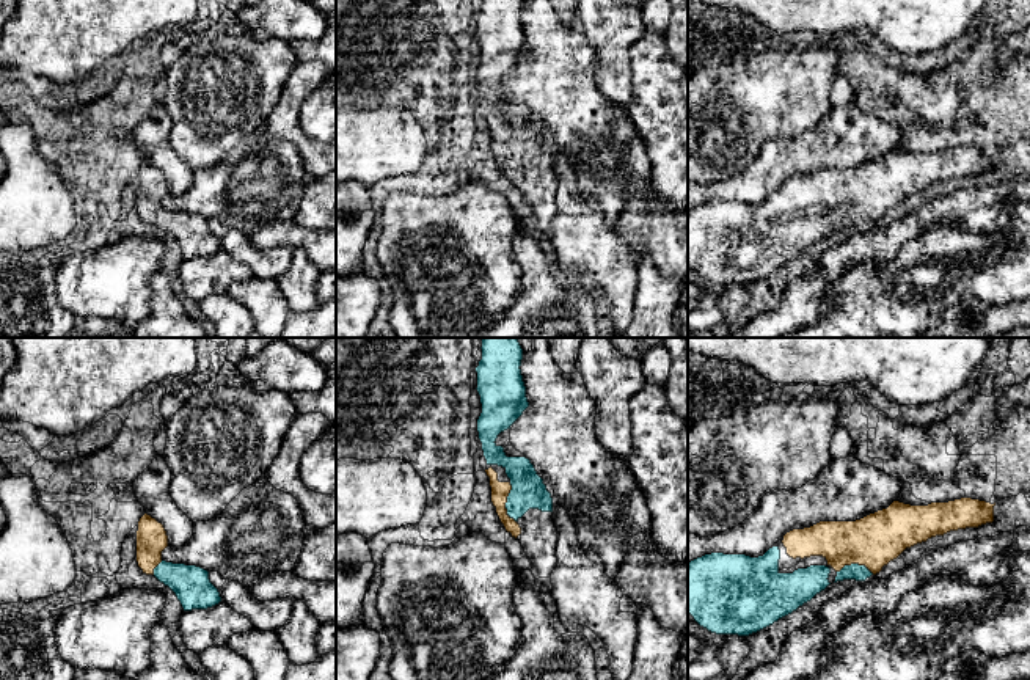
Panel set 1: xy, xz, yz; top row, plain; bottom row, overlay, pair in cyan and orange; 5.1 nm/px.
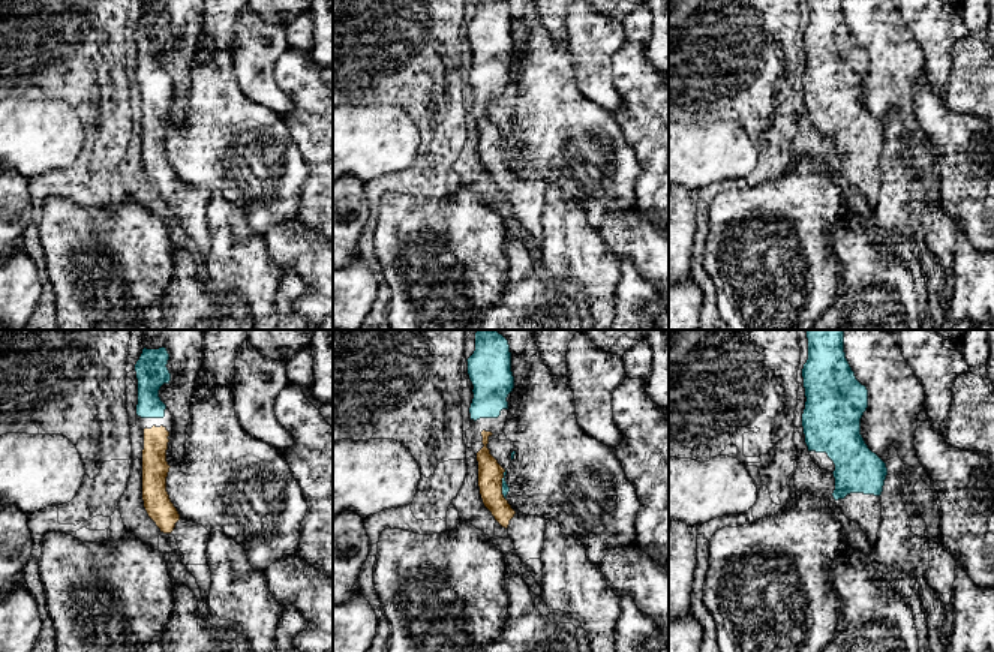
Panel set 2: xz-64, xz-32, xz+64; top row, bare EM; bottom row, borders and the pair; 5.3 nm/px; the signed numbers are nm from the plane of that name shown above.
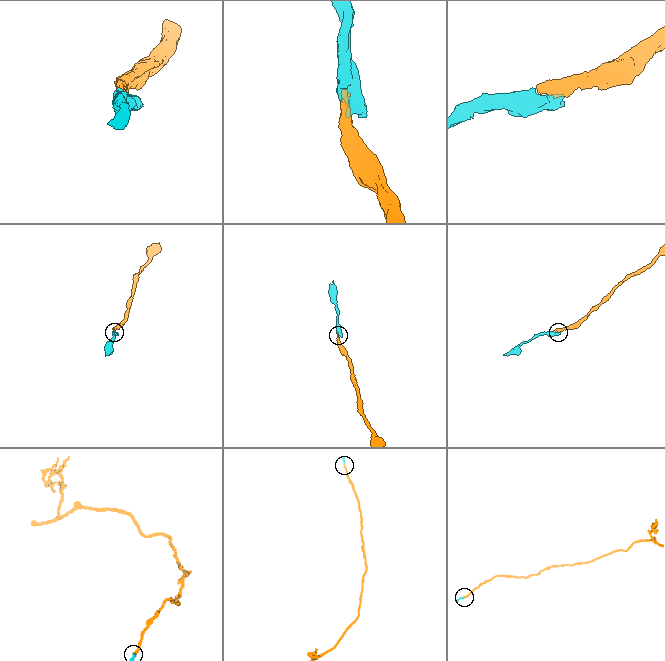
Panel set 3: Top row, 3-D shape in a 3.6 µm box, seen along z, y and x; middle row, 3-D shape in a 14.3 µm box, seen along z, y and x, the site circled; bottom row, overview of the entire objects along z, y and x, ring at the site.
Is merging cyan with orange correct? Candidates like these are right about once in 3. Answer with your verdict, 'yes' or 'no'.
yes

